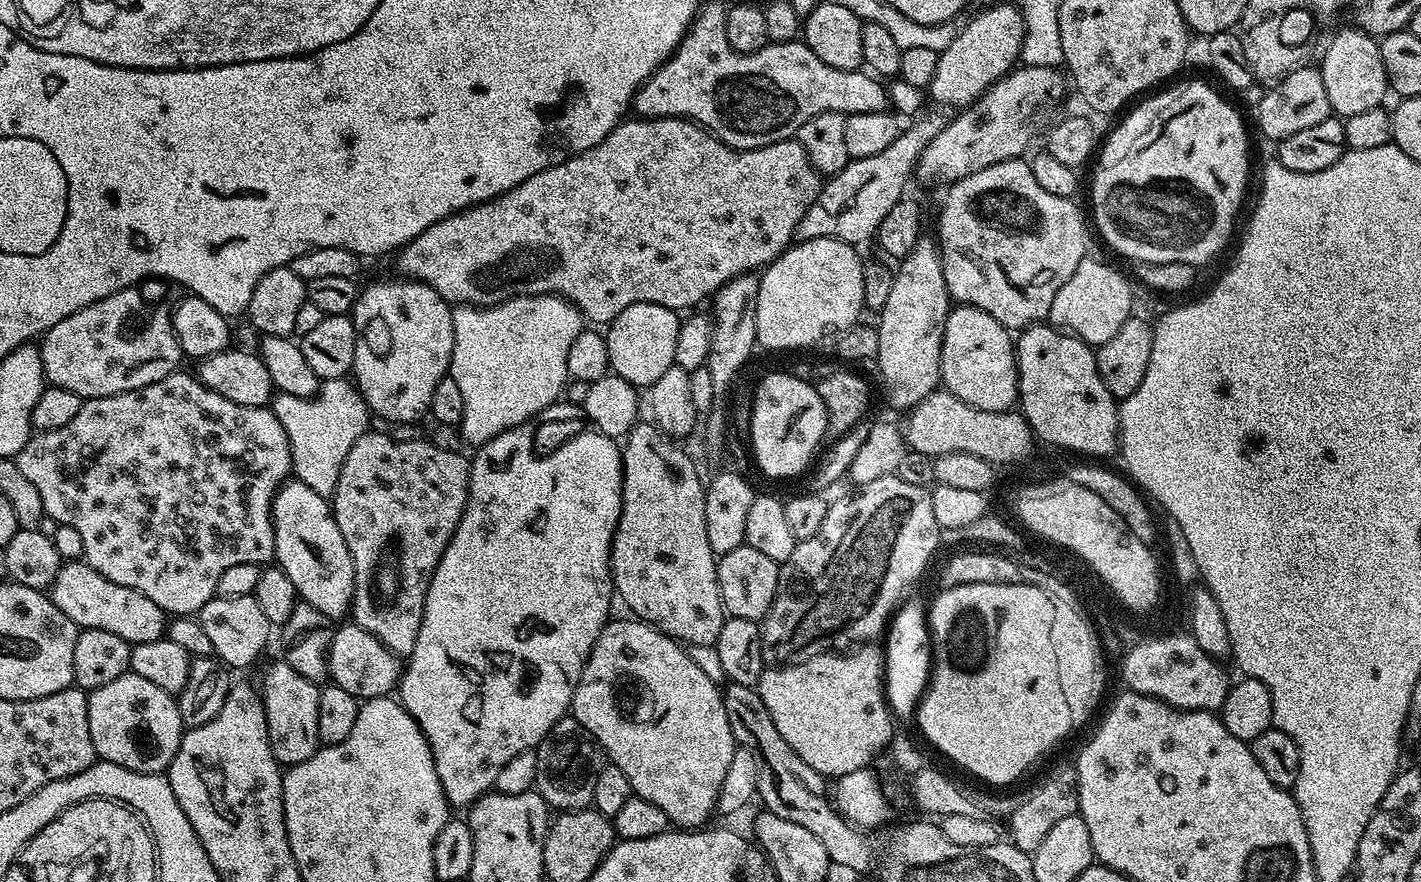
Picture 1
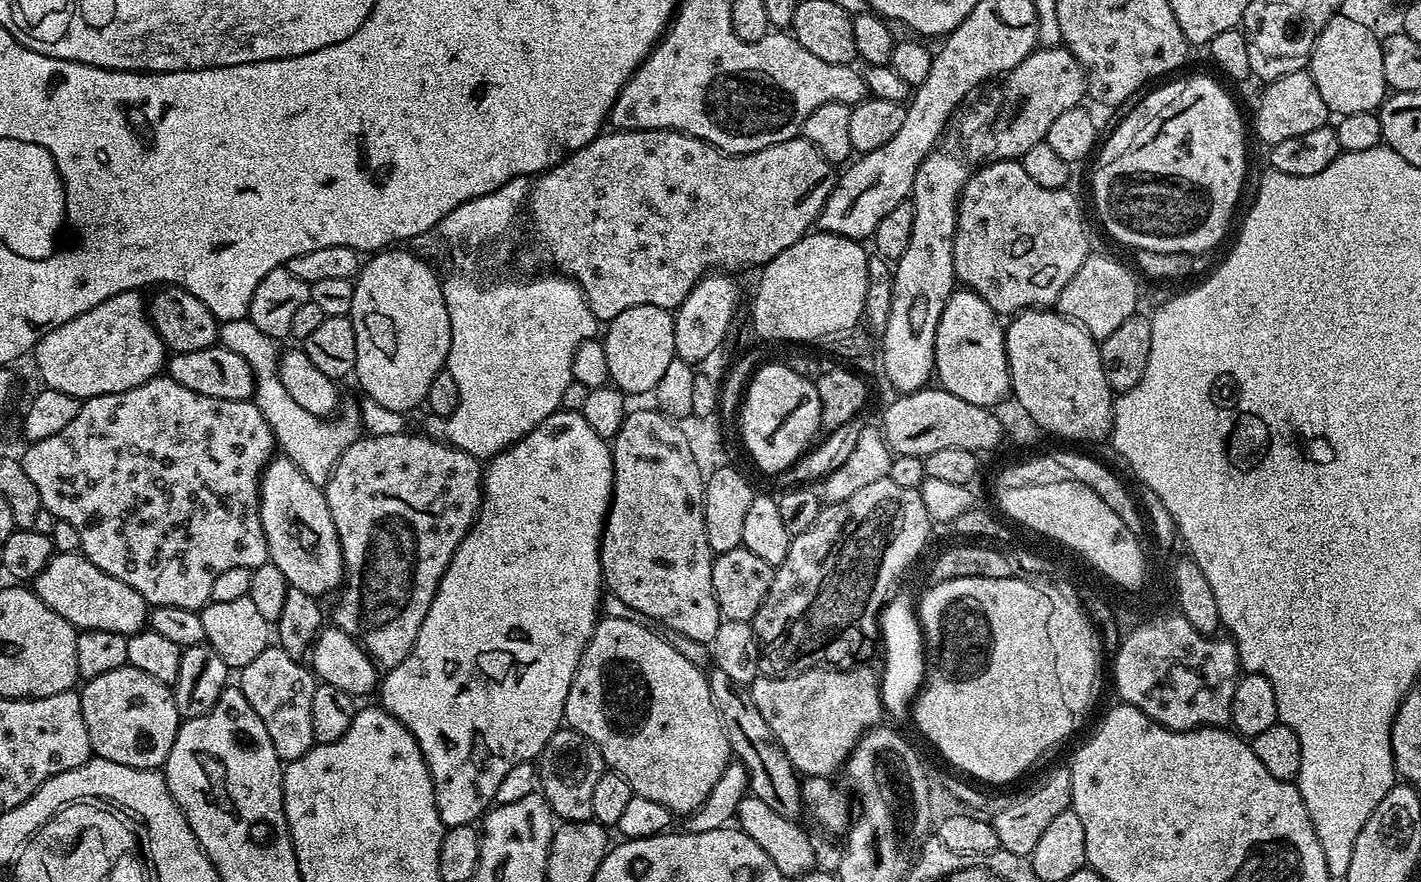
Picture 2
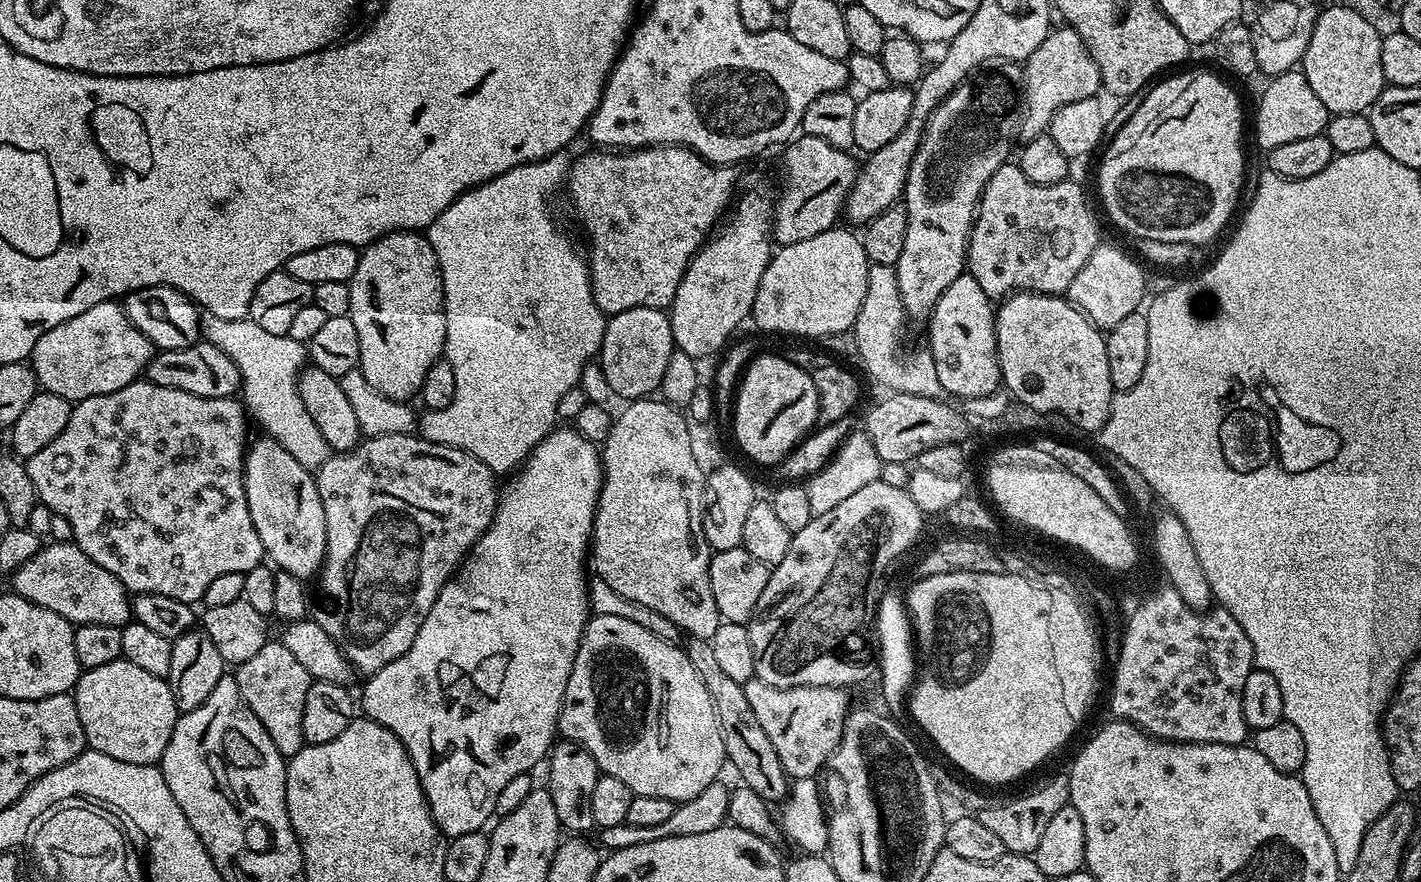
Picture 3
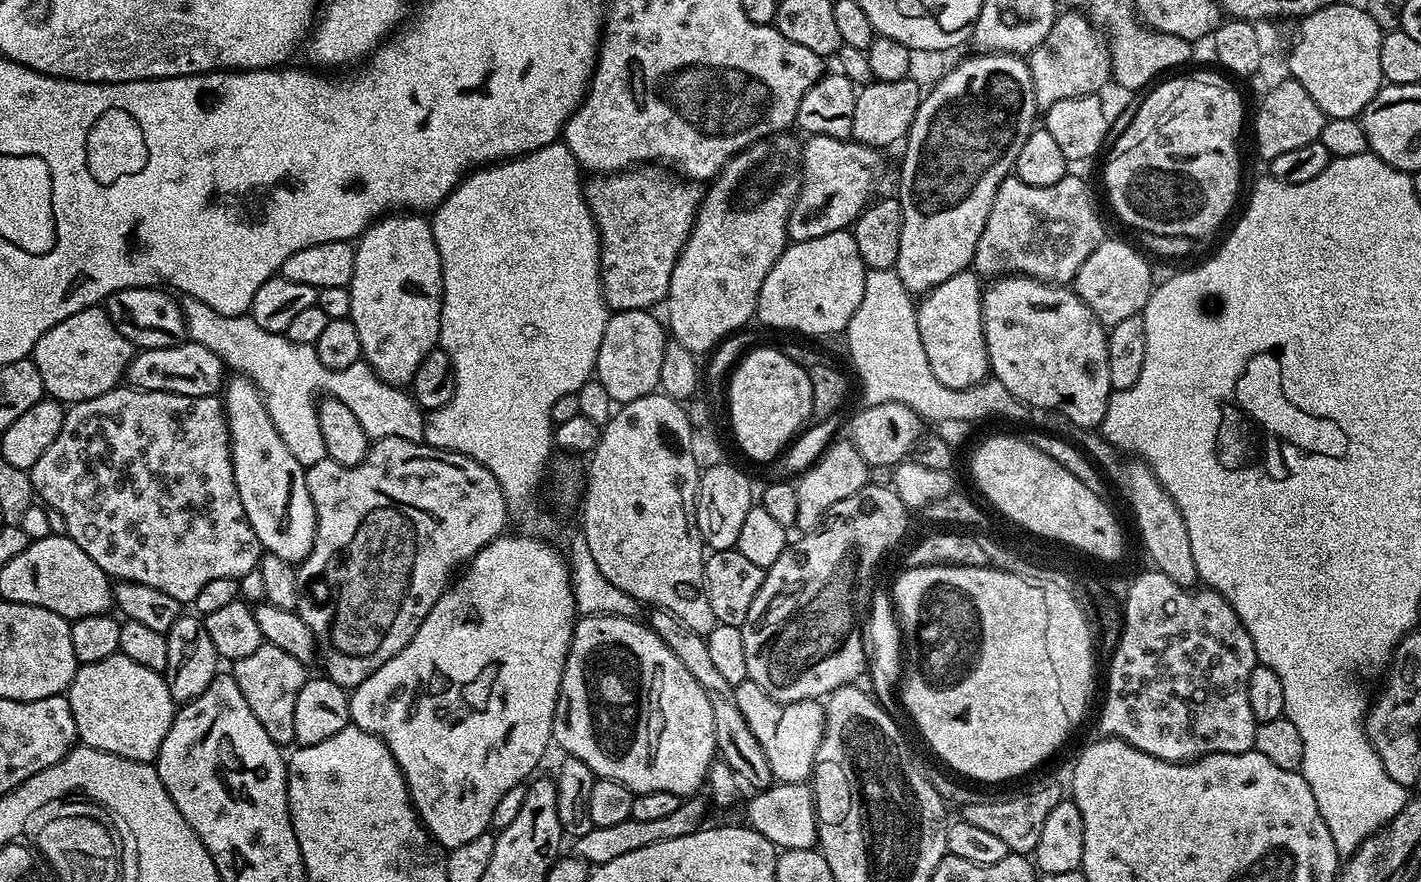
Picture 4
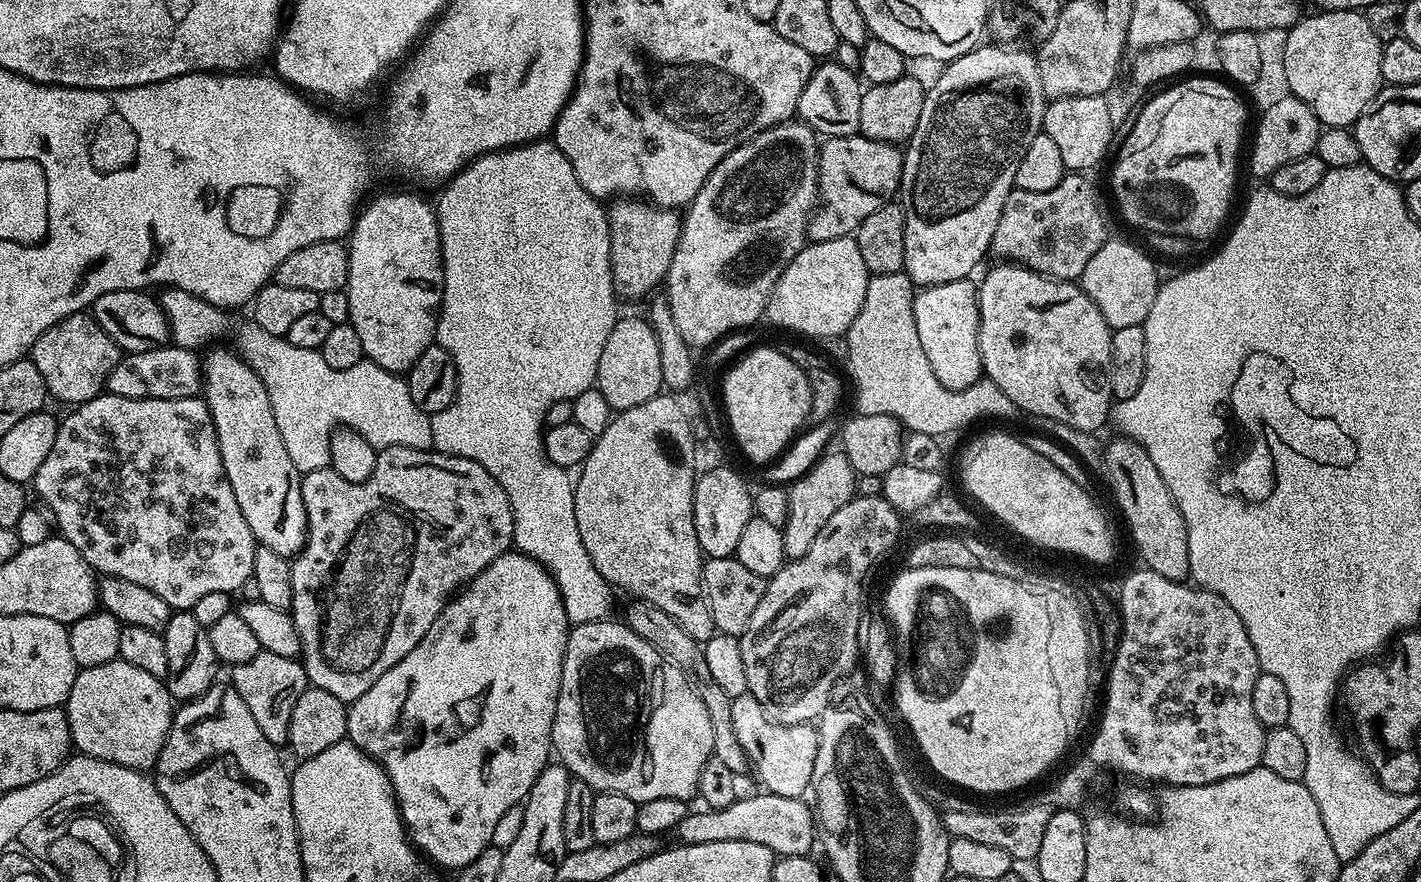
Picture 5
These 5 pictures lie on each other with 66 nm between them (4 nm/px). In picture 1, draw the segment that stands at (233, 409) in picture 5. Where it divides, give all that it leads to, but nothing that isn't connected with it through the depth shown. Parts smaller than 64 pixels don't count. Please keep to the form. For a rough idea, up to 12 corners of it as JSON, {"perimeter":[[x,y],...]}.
{"perimeter":[[289,479],[272,500],[275,563],[336,622],[354,562],[331,503]]}

